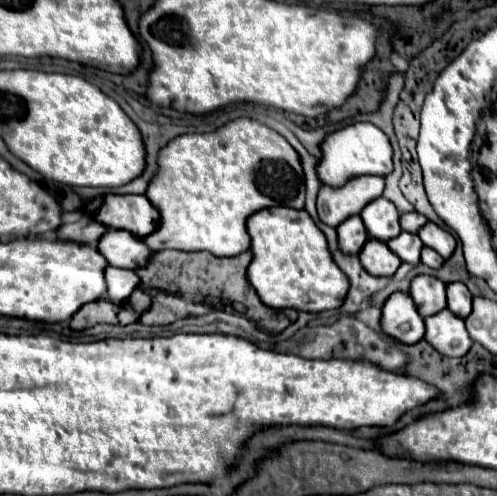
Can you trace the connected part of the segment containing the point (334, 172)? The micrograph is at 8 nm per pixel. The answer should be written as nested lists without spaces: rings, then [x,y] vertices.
[[[355,122],[341,130],[329,132],[321,142],[321,160],[317,164],[319,182],[331,188],[339,188],[353,176],[387,176],[393,170],[393,150],[389,138],[371,122]]]

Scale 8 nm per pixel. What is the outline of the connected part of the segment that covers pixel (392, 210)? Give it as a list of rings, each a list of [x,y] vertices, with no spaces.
[[[375,198],[371,204],[367,204],[363,208],[363,212],[359,216],[367,228],[367,234],[375,240],[387,242],[401,234],[399,212],[397,212],[395,204],[389,202],[387,198]]]

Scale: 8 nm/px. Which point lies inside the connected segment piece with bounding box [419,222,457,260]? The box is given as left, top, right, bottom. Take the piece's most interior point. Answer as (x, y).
(434, 236)

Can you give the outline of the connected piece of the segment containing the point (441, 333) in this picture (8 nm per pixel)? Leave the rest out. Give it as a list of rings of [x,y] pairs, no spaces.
[[[447,308],[425,318],[425,340],[443,356],[465,356],[473,344],[463,320]]]

